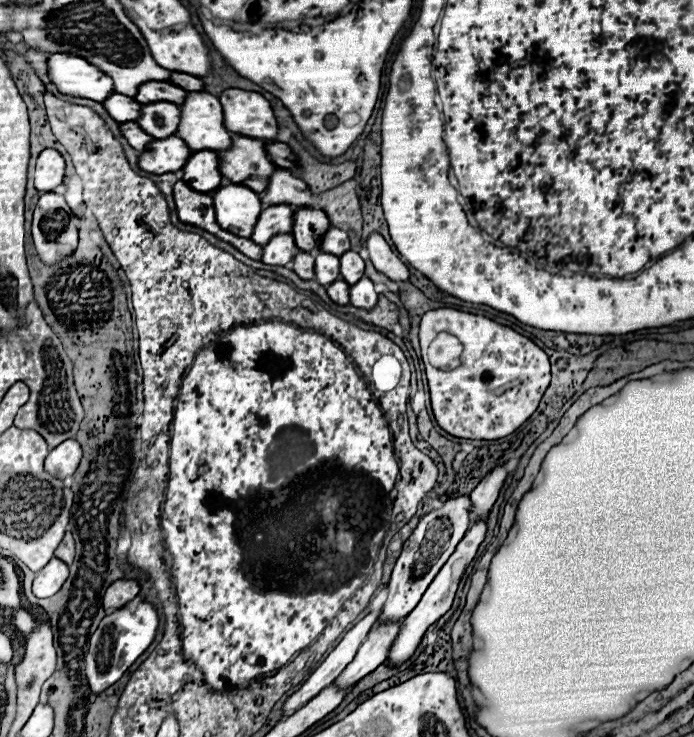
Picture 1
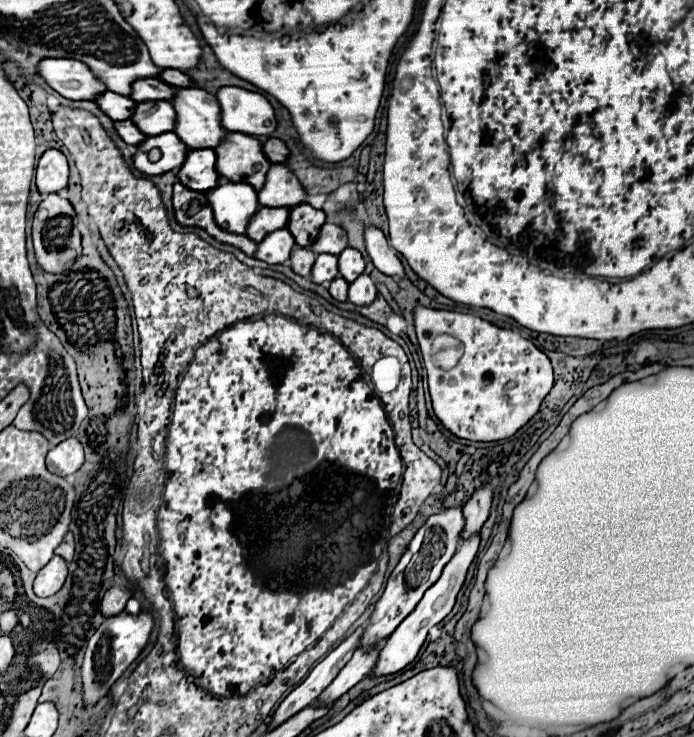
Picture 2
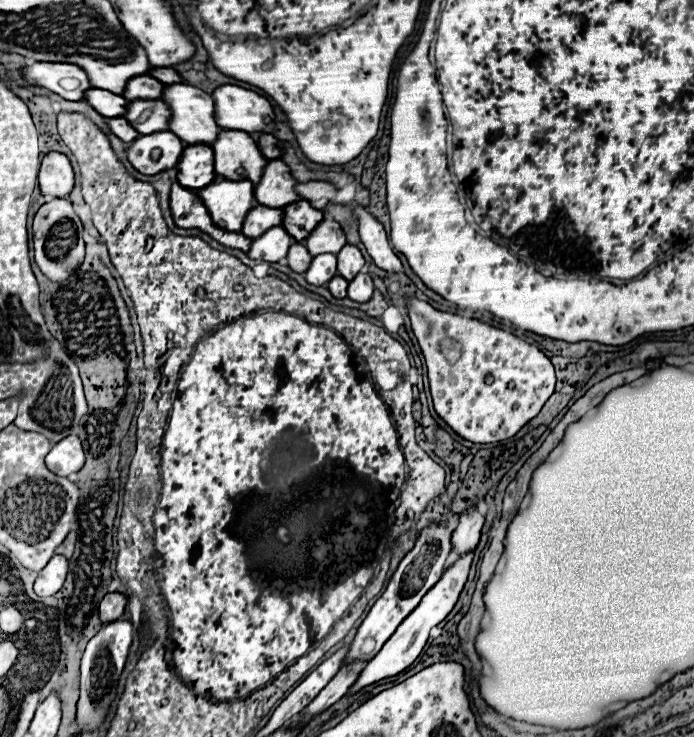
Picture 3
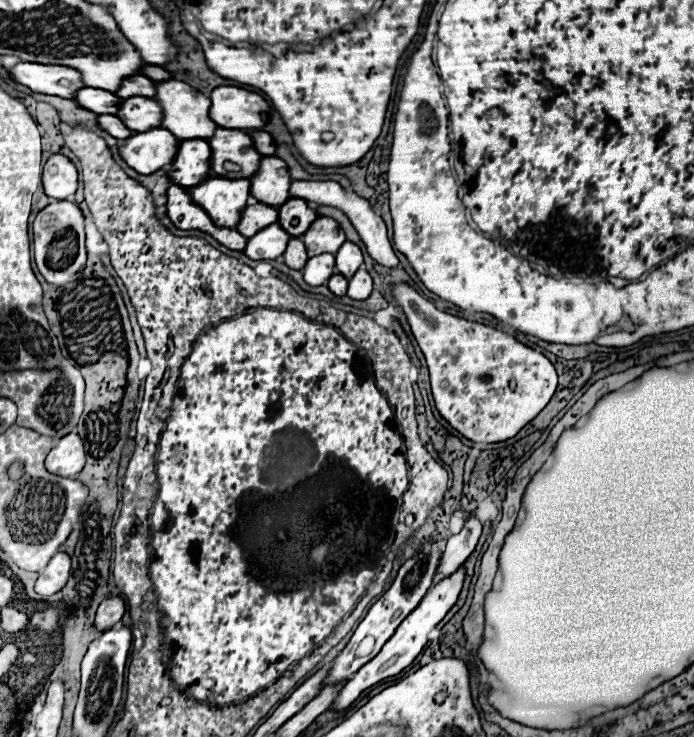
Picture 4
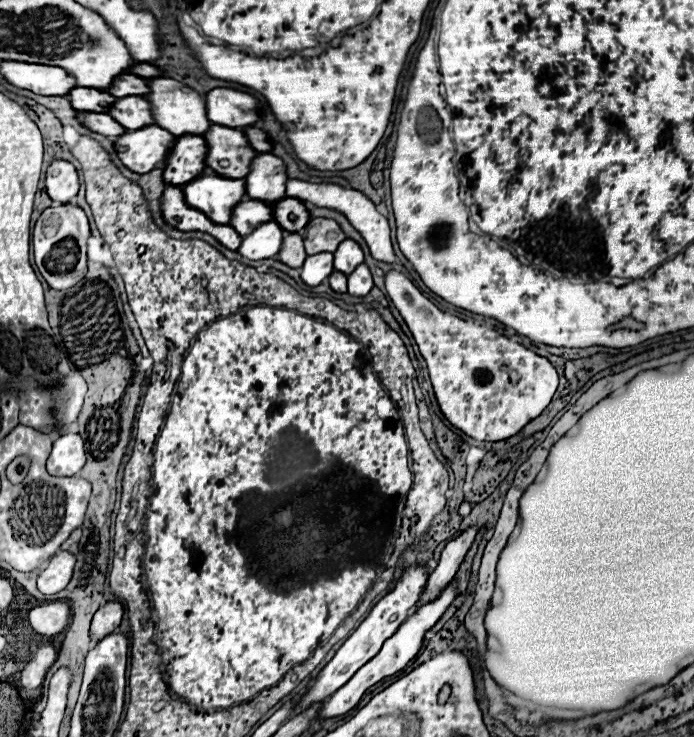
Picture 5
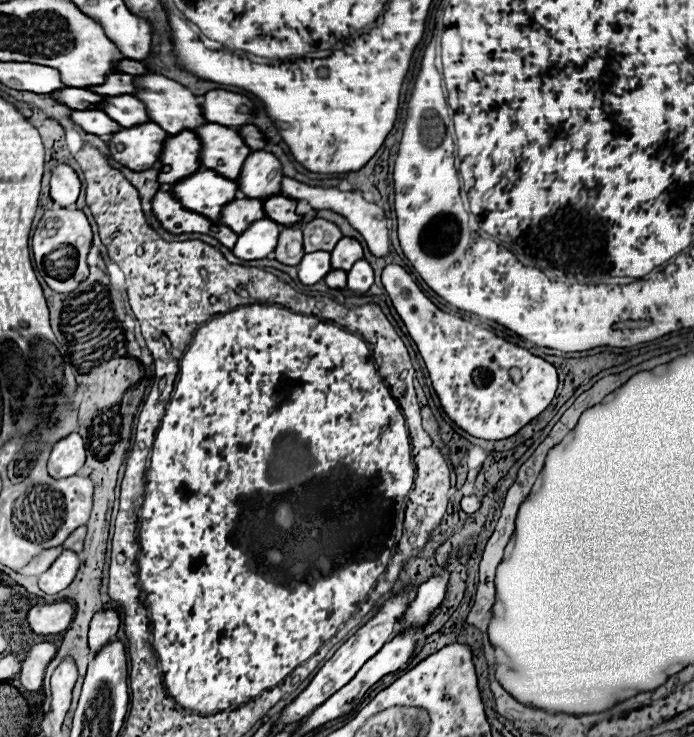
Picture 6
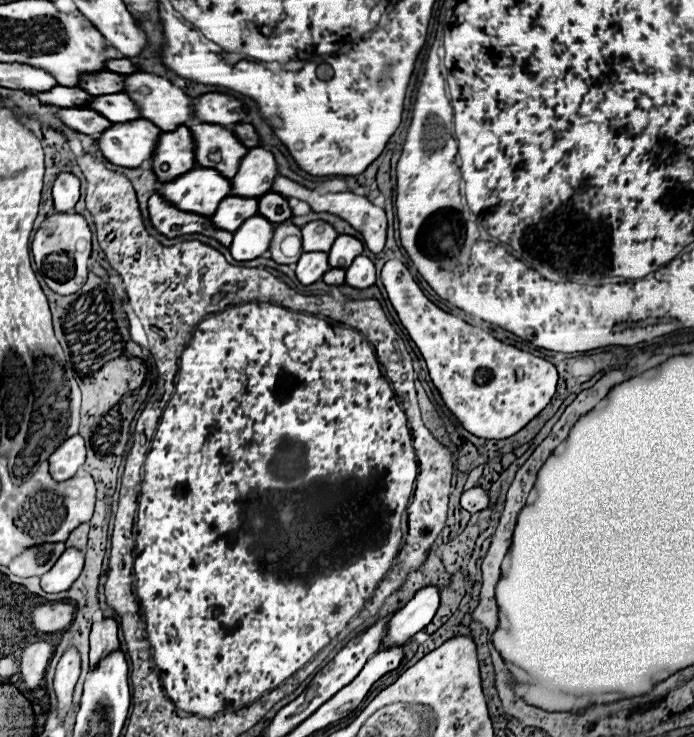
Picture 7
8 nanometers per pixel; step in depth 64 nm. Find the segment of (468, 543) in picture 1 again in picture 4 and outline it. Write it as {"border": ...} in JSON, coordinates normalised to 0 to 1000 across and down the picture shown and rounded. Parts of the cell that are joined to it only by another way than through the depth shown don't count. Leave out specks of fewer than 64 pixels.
{"border":[[[660,771],[660,776],[654,776],[651,782],[634,787],[634,792],[628,792],[617,809],[608,811],[608,817],[602,820],[602,825],[594,828],[594,833],[576,847],[576,852],[571,855],[571,860],[559,868],[559,874],[553,874],[553,879],[548,882],[548,887],[542,893],[536,893],[530,901],[524,901],[524,906],[519,906],[513,912],[513,917],[507,917],[507,923],[501,923],[496,928],[496,934],[487,939],[481,955],[476,958],[476,963],[499,963],[501,958],[507,958],[507,953],[522,942],[522,936],[539,931],[542,925],[559,920],[559,917],[571,917],[576,915],[585,904],[591,904],[599,890],[611,882],[614,871],[617,871],[617,858],[643,836],[643,830],[657,820],[660,806],[666,801],[666,790],[669,790],[669,771]]]}

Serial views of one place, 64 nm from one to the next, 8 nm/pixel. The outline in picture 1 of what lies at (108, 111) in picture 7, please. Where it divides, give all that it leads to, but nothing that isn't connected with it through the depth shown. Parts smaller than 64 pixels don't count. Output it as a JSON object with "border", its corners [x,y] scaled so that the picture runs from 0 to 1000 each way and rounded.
{"border":[[[248,138],[207,141],[202,147],[202,160],[196,163],[196,168],[202,168],[202,174],[213,179],[219,187],[236,187],[254,182],[256,166],[259,166],[259,149]]]}

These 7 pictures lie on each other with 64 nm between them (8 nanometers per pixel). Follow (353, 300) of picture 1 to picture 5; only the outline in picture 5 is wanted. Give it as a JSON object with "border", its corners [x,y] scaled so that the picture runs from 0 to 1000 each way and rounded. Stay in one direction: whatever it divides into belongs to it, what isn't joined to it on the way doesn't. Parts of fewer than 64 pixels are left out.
{"border":[[[516,358],[513,366],[501,374],[501,396],[507,402],[527,402],[536,393],[536,372],[527,358]]]}

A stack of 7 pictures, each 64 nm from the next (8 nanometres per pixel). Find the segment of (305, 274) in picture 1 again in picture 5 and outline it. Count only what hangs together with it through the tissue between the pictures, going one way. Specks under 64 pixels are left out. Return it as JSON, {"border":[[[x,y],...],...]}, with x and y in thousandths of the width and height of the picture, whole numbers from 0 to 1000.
{"border":[[[409,315],[409,326],[406,326],[406,336],[401,342],[403,355],[415,358],[418,364],[432,364],[441,342],[438,342],[438,331],[435,331],[435,320],[429,315]]]}

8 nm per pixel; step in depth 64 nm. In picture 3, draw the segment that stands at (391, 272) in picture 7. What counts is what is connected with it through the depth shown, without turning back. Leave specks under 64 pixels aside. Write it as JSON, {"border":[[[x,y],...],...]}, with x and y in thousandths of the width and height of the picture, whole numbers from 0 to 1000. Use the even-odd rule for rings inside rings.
{"border":[[[599,402],[588,404],[585,418],[597,456],[614,486],[628,562],[666,594],[689,602],[738,594],[755,575],[775,564],[798,535],[801,510],[793,486],[741,453],[692,434],[634,423]],[[640,459],[657,461],[666,469],[657,494],[648,494],[634,475]]]}

